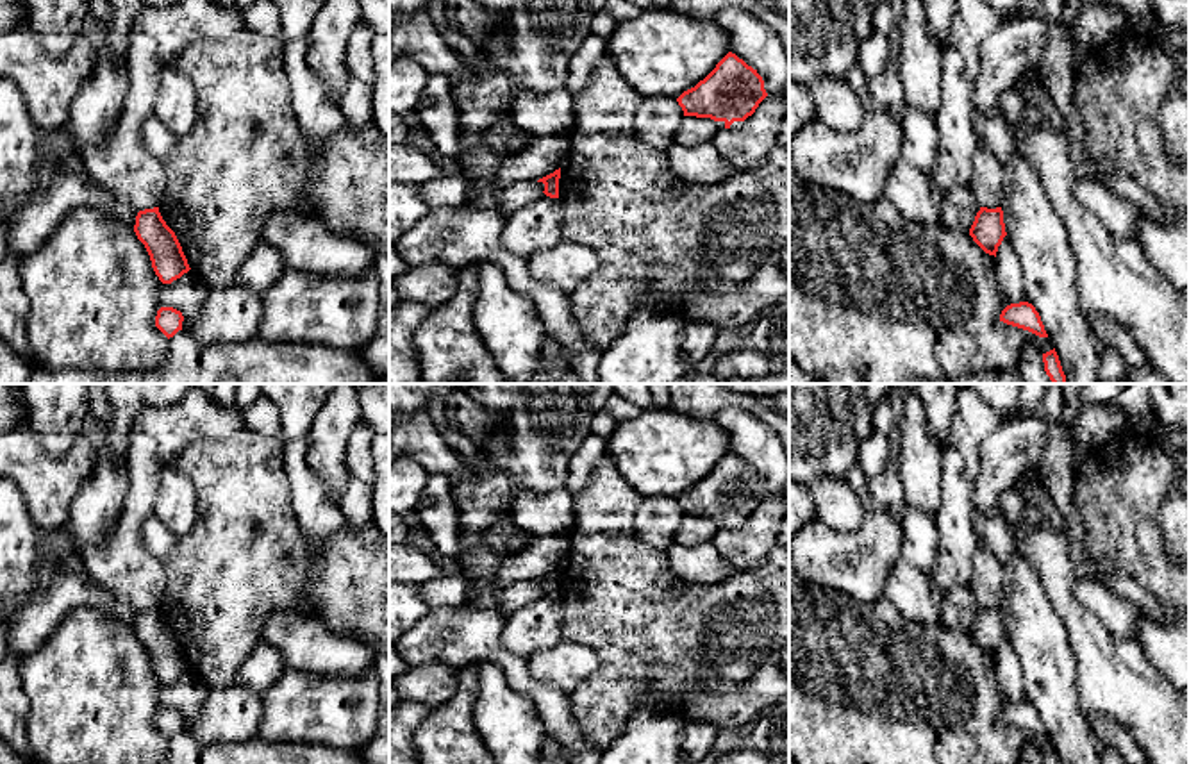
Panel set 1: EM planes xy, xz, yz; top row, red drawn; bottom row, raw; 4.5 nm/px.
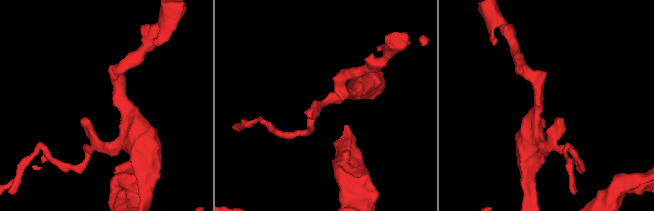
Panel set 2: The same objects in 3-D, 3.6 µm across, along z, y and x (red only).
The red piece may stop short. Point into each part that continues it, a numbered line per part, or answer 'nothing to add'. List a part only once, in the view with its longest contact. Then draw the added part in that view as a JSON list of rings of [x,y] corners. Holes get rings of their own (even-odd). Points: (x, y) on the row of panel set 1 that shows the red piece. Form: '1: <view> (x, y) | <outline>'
nothing to add

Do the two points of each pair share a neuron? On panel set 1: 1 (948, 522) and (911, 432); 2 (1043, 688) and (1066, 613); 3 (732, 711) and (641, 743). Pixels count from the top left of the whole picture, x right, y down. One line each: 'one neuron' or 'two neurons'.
1: two neurons
2: two neurons
3: two neurons

